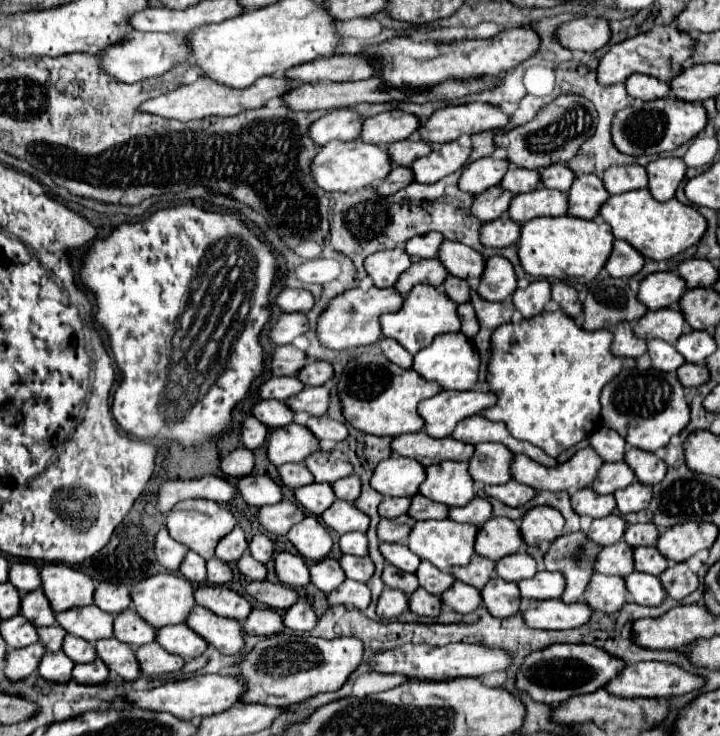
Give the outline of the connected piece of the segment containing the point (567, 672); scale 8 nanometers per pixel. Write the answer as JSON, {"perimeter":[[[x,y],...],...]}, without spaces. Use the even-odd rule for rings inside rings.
{"perimeter":[[[556,643],[540,651],[532,651],[524,659],[520,669],[516,671],[516,689],[528,693],[538,703],[558,705],[574,695],[592,693],[604,687],[612,677],[616,677],[622,671],[622,667],[624,663],[620,659],[608,655],[604,649],[598,649],[594,645]]]}

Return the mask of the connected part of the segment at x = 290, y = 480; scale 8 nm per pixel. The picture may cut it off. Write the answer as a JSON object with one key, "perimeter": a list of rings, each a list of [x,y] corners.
{"perimeter":[[[286,463],[278,469],[278,475],[282,485],[286,485],[288,489],[296,489],[314,481],[312,473],[306,469],[304,463]]]}

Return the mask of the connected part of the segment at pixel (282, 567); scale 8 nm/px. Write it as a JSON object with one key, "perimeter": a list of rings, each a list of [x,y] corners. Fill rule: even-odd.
{"perimeter":[[[282,551],[274,559],[274,571],[282,585],[288,587],[304,587],[310,583],[310,573],[300,555],[292,555],[288,551]]]}

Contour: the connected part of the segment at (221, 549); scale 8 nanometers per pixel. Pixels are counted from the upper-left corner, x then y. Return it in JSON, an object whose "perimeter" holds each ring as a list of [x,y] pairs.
{"perimeter":[[[234,527],[228,535],[224,535],[224,539],[220,539],[216,547],[216,557],[224,563],[232,563],[242,557],[246,547],[248,547],[248,541],[246,541],[244,531],[240,527]]]}

